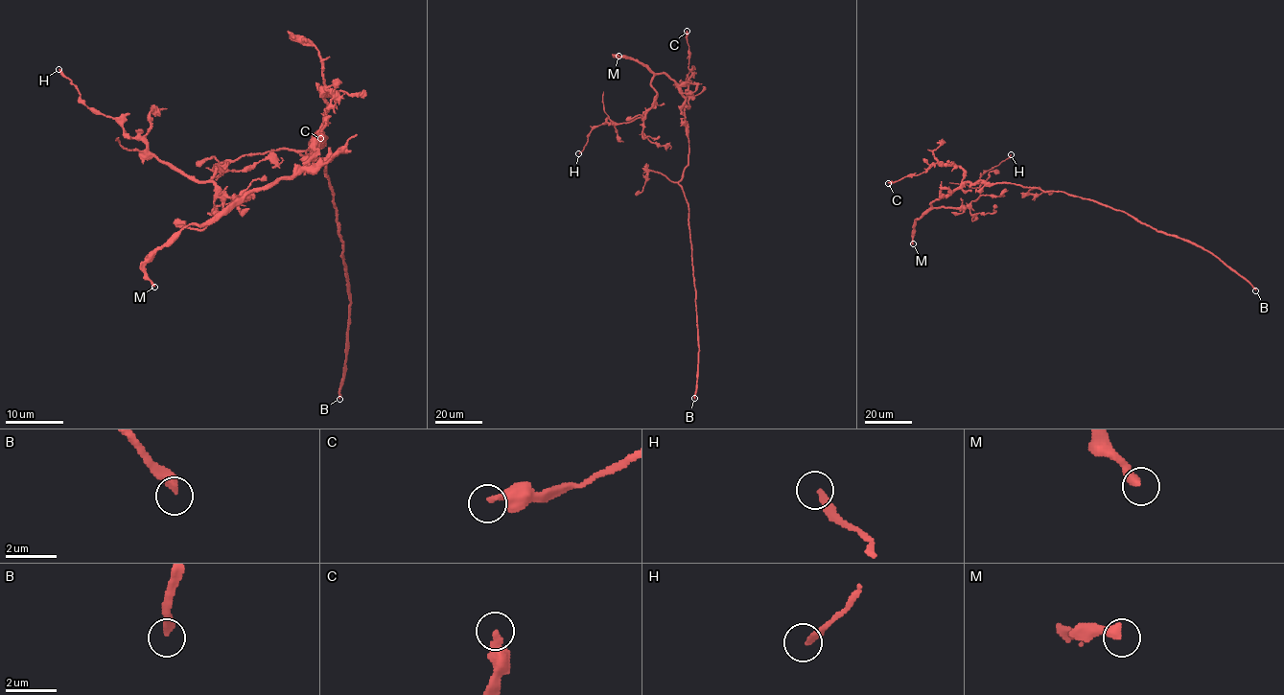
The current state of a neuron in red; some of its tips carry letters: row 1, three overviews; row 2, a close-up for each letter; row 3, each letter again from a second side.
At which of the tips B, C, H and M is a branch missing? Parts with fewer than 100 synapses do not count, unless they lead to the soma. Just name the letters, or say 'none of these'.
B

